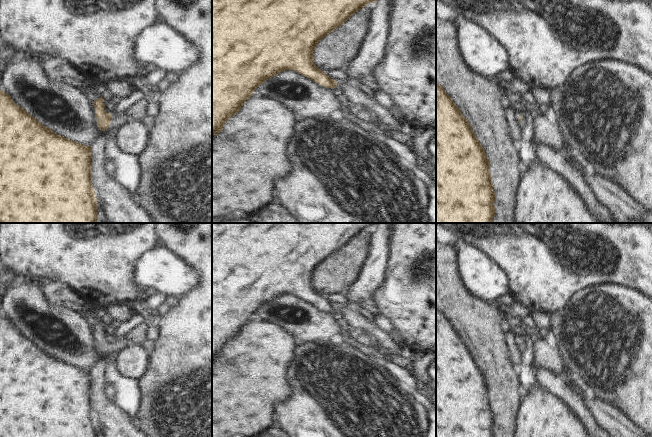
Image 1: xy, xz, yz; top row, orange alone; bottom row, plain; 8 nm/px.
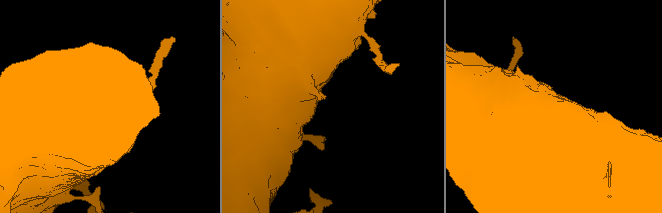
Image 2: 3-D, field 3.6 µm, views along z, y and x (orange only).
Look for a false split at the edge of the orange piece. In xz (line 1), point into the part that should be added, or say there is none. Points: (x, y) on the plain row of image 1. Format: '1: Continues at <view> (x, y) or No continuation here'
1: No continuation here.

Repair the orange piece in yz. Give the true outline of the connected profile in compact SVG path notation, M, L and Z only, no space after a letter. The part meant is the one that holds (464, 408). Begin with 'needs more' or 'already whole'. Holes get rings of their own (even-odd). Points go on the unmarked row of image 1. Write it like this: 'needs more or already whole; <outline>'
already whole; M436 306L436 437L495 437L489 384L461 334Z

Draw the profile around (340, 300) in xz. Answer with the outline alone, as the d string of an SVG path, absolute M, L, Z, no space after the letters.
M346 293L329 294L327 296L327 299L331 303L335 304L338 308L346 308L349 302L349 299L346 296Z

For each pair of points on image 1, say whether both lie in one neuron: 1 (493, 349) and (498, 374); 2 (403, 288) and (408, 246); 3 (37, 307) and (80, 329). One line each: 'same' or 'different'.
1: same
2: same
3: same

